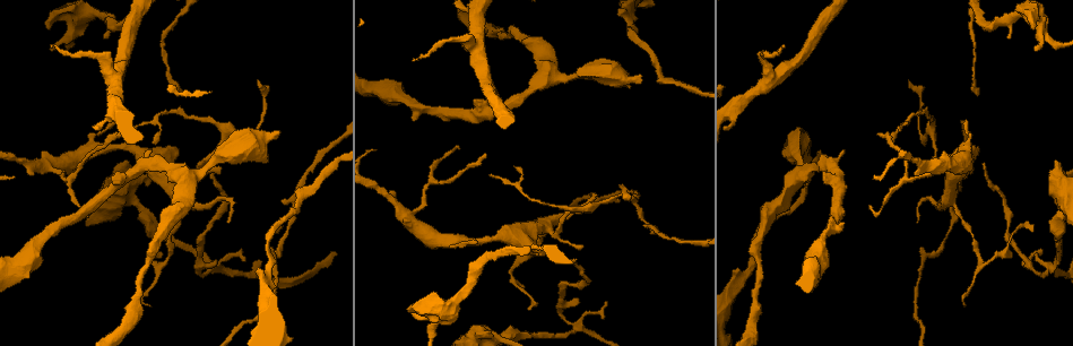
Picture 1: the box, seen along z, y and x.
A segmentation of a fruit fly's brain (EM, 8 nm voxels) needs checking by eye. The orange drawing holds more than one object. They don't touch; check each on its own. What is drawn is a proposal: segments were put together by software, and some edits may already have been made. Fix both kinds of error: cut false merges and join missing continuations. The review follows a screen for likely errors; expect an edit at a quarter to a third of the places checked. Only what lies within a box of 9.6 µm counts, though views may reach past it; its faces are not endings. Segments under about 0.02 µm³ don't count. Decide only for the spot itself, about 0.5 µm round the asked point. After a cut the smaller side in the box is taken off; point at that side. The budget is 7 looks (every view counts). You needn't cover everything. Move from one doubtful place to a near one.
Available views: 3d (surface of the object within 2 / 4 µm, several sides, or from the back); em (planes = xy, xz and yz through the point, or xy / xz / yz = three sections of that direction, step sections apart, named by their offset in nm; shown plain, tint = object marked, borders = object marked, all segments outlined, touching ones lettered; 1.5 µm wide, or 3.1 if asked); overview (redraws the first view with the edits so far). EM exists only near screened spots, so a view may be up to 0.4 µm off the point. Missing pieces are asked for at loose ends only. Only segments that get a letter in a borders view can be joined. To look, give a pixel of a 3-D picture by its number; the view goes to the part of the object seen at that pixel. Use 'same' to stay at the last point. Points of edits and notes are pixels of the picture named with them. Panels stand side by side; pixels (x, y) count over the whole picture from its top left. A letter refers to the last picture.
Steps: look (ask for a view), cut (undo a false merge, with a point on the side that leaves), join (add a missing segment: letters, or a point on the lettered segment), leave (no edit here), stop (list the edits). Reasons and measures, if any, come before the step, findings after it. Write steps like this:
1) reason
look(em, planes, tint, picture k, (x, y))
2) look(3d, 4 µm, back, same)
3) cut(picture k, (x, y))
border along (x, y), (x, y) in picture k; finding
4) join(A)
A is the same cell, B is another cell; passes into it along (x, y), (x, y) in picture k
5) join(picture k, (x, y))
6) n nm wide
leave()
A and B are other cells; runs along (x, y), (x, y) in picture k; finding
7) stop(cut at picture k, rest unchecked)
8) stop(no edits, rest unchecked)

an open end
look(em, planes, plain, picture 1, (641, 76))

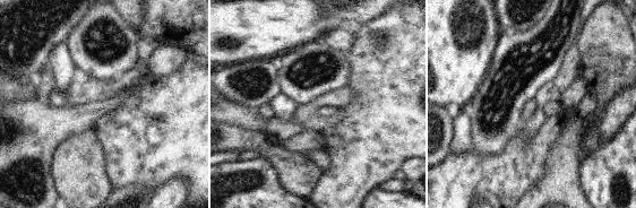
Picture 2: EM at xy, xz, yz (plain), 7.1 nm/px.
see the neighbours
look(em, planes, borders, same)

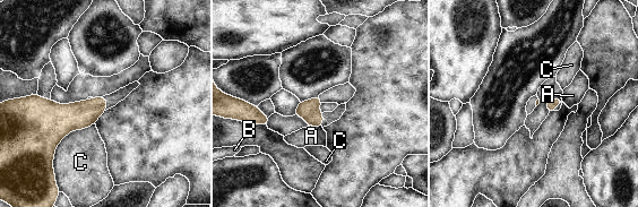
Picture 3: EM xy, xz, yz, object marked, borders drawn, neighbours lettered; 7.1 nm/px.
leave()
A, B and C are other cells; border along (309, 126), (321, 127) in picture 3; none of them fits

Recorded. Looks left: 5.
an open end
look(em, xy, step 4, plain, picture 1, (410, 312))

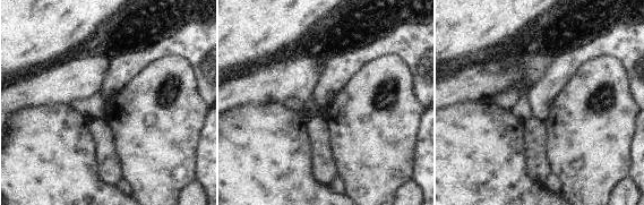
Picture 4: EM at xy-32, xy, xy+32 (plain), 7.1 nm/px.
see the neighbours
look(em, xy, step 4, borders, same)

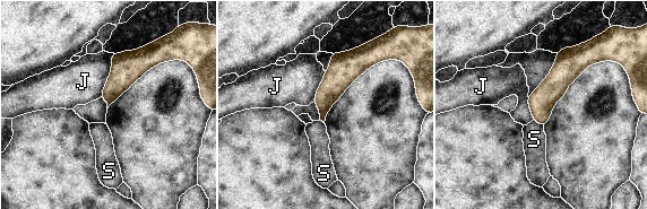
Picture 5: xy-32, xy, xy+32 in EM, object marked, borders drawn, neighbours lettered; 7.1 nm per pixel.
leave()
J and S are other cells; border along (113, 53), (110, 76), (101, 96) in picture 5; no lettered segment goes on from it

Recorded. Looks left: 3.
look(em, planes, borders, picture 1, (243, 261))

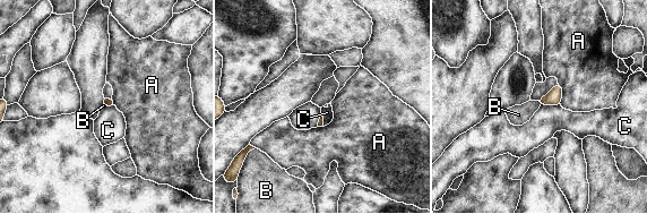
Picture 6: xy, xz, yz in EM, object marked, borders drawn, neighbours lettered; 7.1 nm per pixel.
leave()
A, B and C are other cells; none of them fits

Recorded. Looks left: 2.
stop(no edits, rest unchecked)

